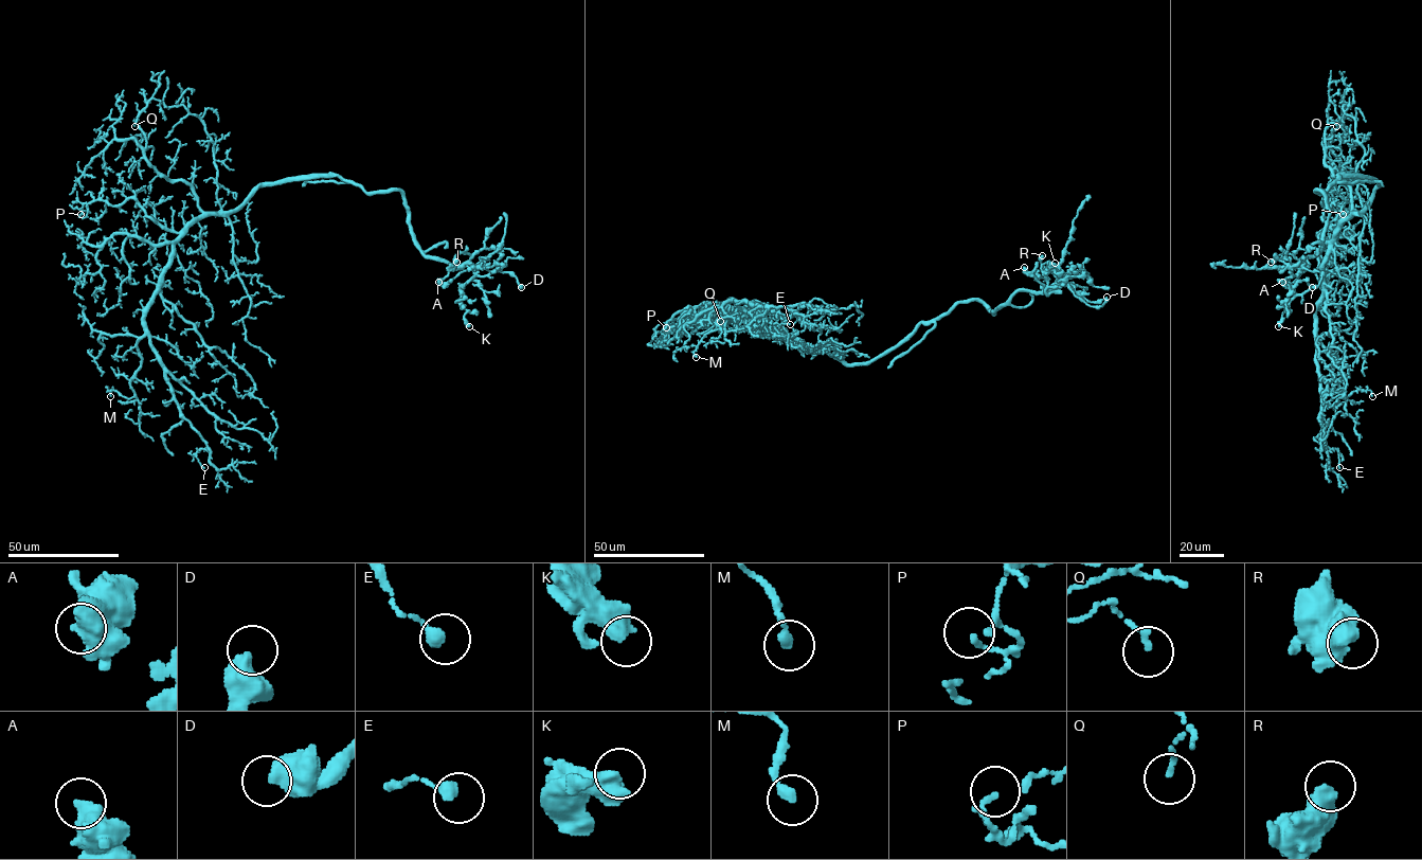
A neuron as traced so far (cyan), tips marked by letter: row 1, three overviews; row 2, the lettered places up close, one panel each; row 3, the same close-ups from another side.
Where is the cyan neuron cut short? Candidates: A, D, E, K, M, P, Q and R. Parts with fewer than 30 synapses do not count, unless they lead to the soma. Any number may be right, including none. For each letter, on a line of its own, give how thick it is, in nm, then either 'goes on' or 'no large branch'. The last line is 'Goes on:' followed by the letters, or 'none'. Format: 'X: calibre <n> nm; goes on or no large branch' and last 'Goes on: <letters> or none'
A: calibre 750 nm; no large branch
D: calibre 600 nm; no large branch
E: calibre 300 nm; no large branch
K: calibre 500 nm; no large branch
M: calibre 280 nm; no large branch
P: calibre 160 nm; no large branch
Q: calibre 160 nm; no large branch
R: calibre 600 nm; no large branch
Goes on: none

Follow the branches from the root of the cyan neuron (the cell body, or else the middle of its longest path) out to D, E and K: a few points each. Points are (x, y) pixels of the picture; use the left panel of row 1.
D: (257, 187), (339, 175), (368, 193), (399, 191), (422, 253), (455, 267), (510, 272), (521, 287)
E: (257, 187), (187, 228), (144, 319), (179, 412), (206, 445), (196, 452), (204, 467)
K: (257, 187), (339, 175), (368, 193), (399, 191), (416, 247), (474, 272), (461, 287), (469, 326)

